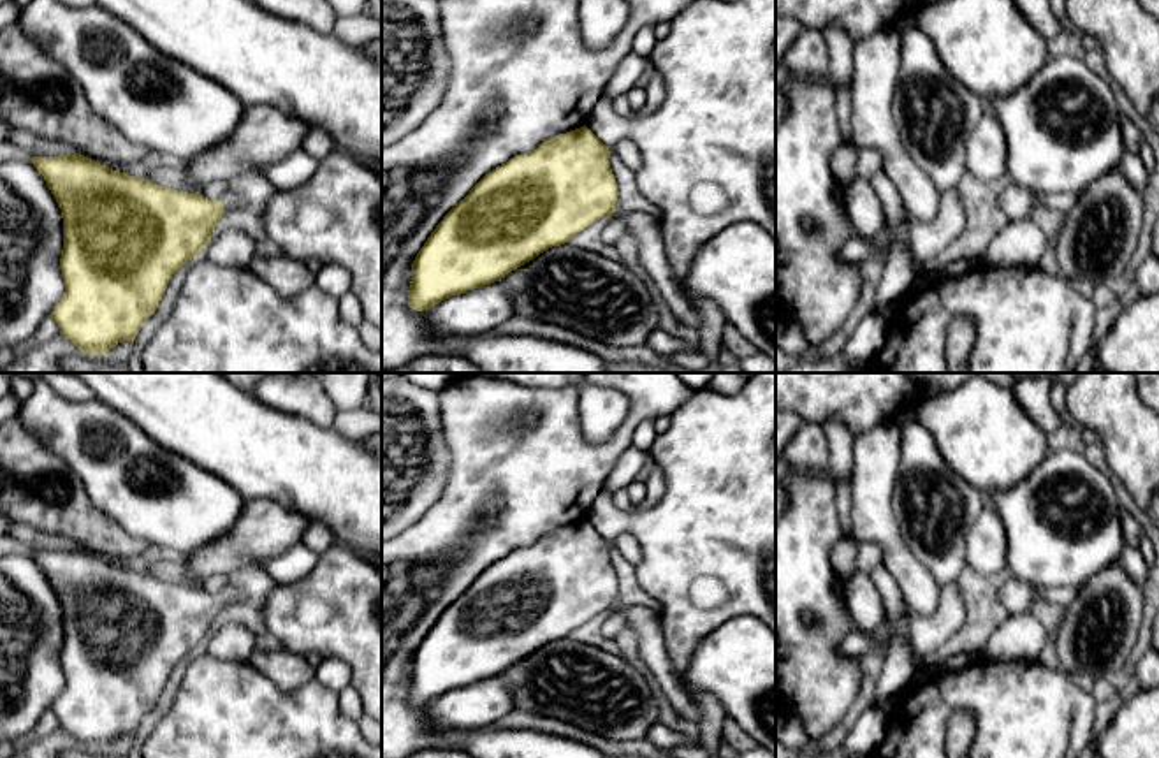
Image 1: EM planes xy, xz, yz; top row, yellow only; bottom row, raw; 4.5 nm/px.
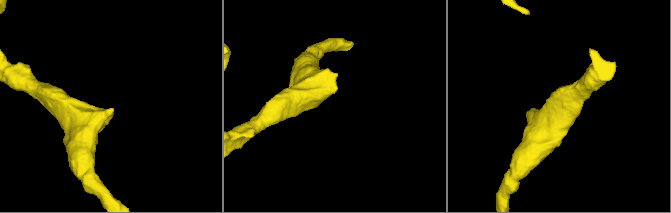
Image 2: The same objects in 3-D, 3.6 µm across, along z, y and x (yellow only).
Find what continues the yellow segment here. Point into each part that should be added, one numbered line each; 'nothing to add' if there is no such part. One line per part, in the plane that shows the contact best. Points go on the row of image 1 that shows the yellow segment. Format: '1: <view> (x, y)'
1: xy (231, 201)

